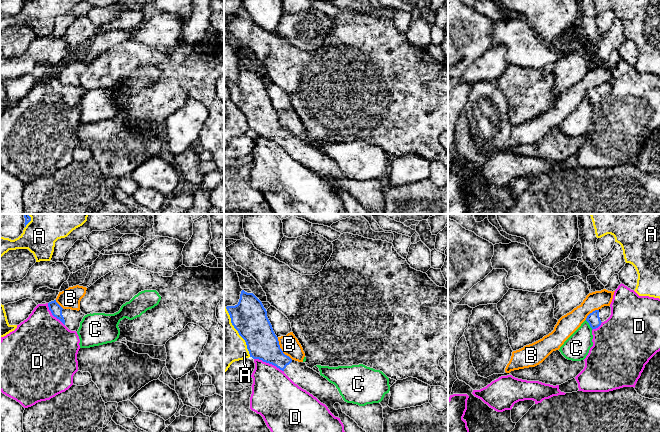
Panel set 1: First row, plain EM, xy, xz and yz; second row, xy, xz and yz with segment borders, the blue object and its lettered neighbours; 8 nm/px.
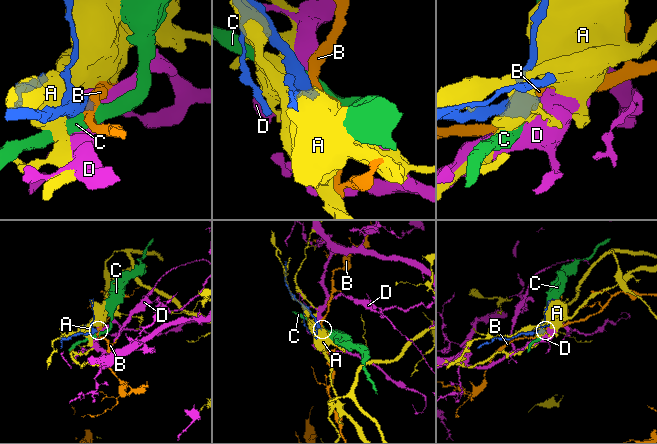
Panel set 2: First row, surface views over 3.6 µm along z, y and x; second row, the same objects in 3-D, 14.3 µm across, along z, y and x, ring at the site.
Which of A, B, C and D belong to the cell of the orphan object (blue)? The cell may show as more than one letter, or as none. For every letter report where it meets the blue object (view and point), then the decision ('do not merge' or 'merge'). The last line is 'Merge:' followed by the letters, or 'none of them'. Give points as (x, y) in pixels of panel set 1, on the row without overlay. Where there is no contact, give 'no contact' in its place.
A: contact xz (238, 108); do not merge
B: contact xz (281, 126); do not merge
C: contact yz (589, 100); do not merge
D: contact xz (269, 139); do not merge
Merge: none of them

